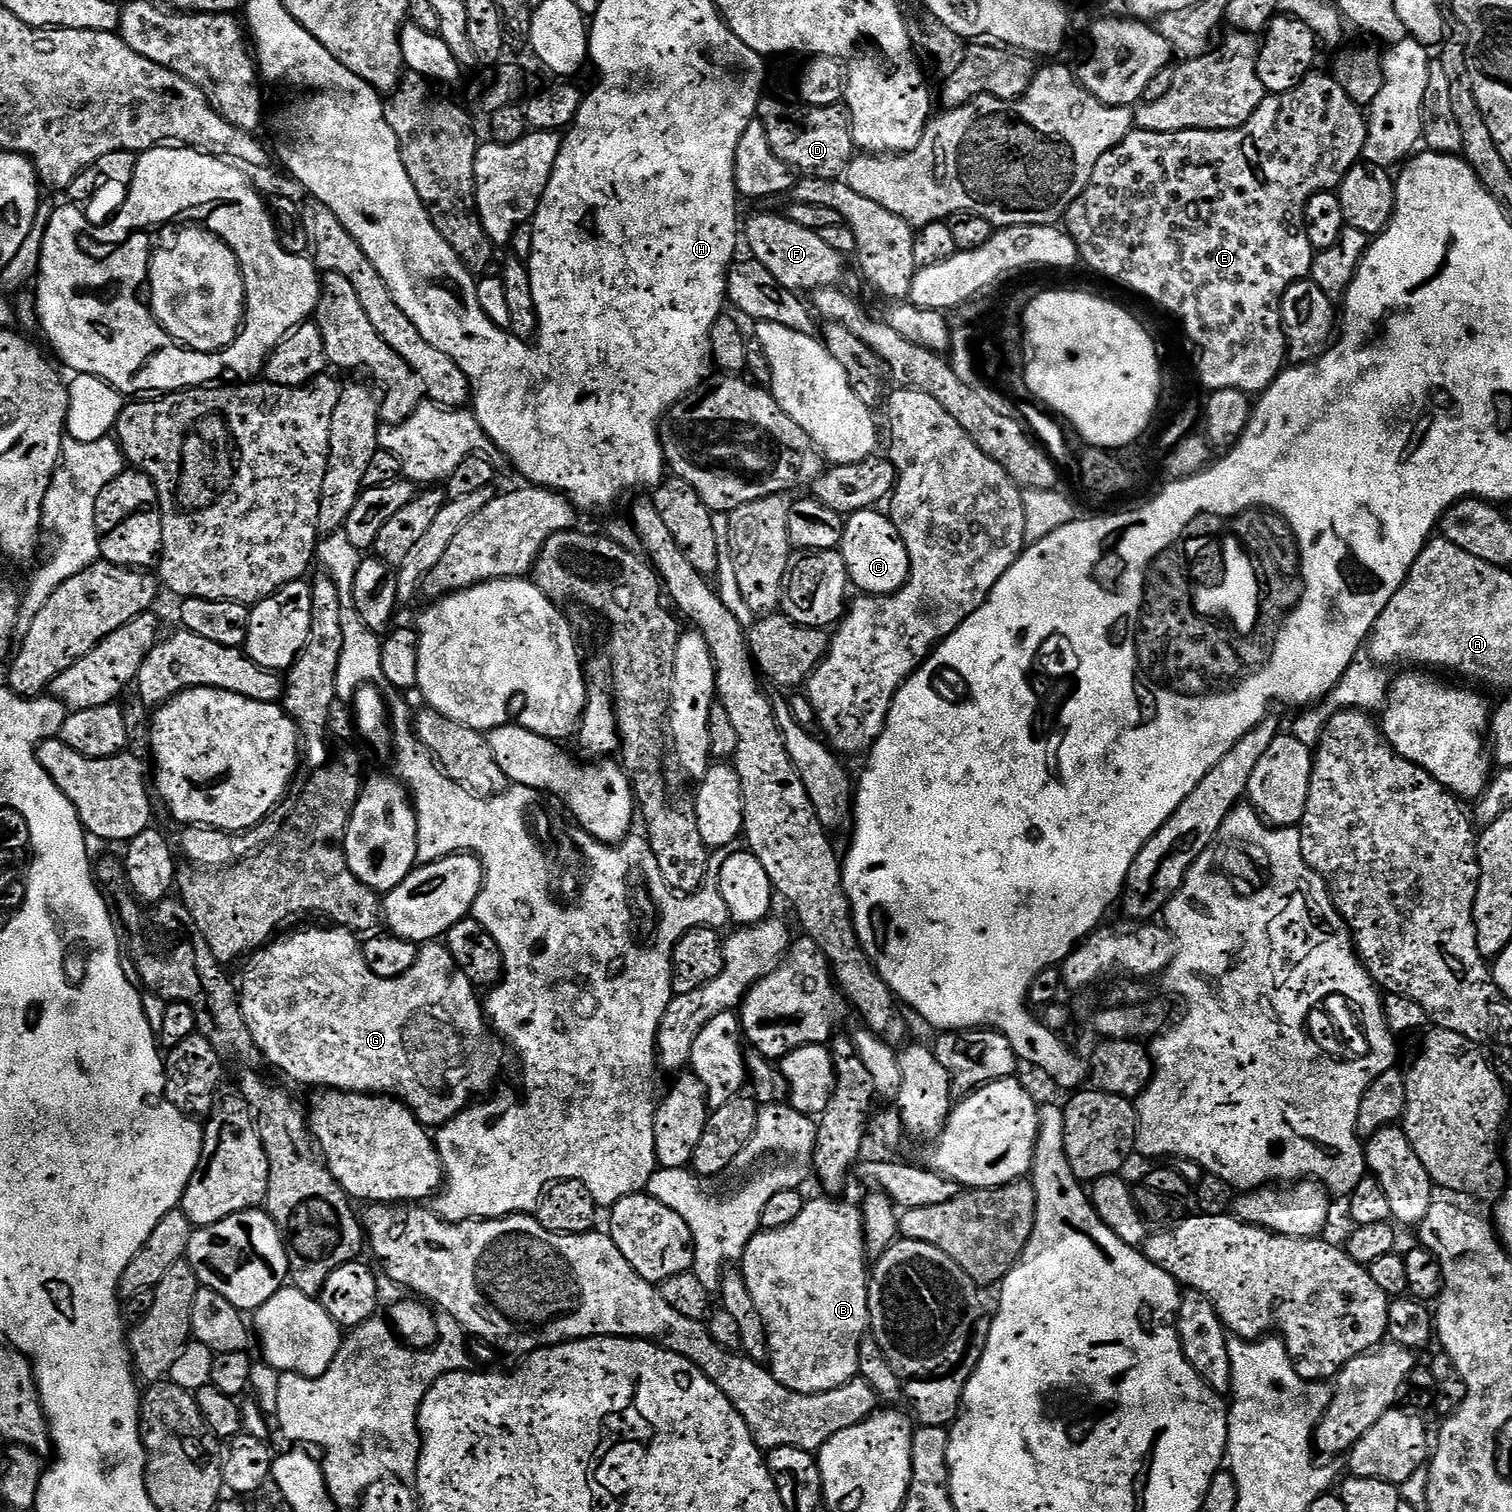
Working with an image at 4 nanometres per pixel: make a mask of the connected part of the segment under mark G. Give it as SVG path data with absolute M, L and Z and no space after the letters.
M339 926L327 927L308 928L305 932L296 932L293 936L286 937L281 944L269 943L247 961L248 973L244 976L244 985L241 983L238 988L240 1010L263 1059L265 1061L268 1059L278 1071L285 1072L292 1080L297 1080L300 1084L313 1084L316 1090L370 1092L377 1096L393 1097L405 1104L414 1113L416 1119L425 1126L439 1126L450 1122L477 1098L487 1097L493 1091L492 1079L500 1068L502 1044L490 1031L481 997L476 997L478 995L476 985L470 982L470 978L466 978L466 974L462 974L458 962L454 962L450 954L447 943L429 942L423 945L417 951L414 966L410 966L410 970L406 970L406 974L402 974L397 980L391 980L378 978L378 974L374 974L370 966L366 966L361 941L349 929Z

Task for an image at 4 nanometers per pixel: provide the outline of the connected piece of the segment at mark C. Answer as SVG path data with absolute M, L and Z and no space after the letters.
M880 510L867 512L854 512L844 522L844 533L840 539L839 552L846 562L849 581L860 587L861 593L869 596L888 596L891 592L897 592L907 582L910 574L910 554L906 550L906 542L898 534L891 515L880 513Z

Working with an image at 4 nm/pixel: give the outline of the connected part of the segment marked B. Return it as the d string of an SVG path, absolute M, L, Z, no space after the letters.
M844 1198L823 1199L809 1199L804 1205L802 1214L798 1214L798 1218L794 1218L794 1222L790 1222L790 1226L786 1226L785 1228L770 1228L757 1232L756 1237L746 1246L742 1261L744 1281L754 1298L756 1312L762 1314L762 1322L768 1335L767 1363L770 1365L770 1370L774 1374L774 1378L778 1378L778 1382L782 1382L782 1386L786 1386L790 1390L801 1392L802 1394L818 1394L826 1390L834 1390L846 1382L857 1379L860 1370L858 1366L858 1350L860 1349L860 1343L870 1328L868 1323L870 1256L866 1251L864 1242L864 1213L857 1205L855 1208L854 1205L847 1204Z

